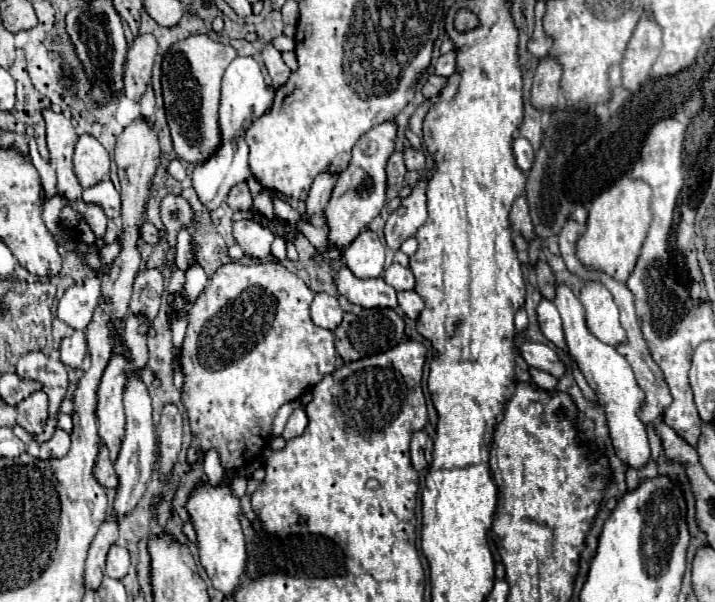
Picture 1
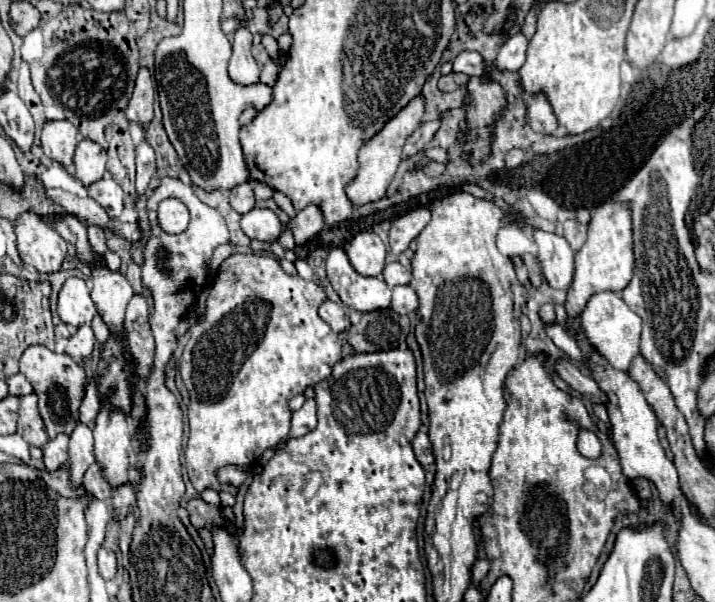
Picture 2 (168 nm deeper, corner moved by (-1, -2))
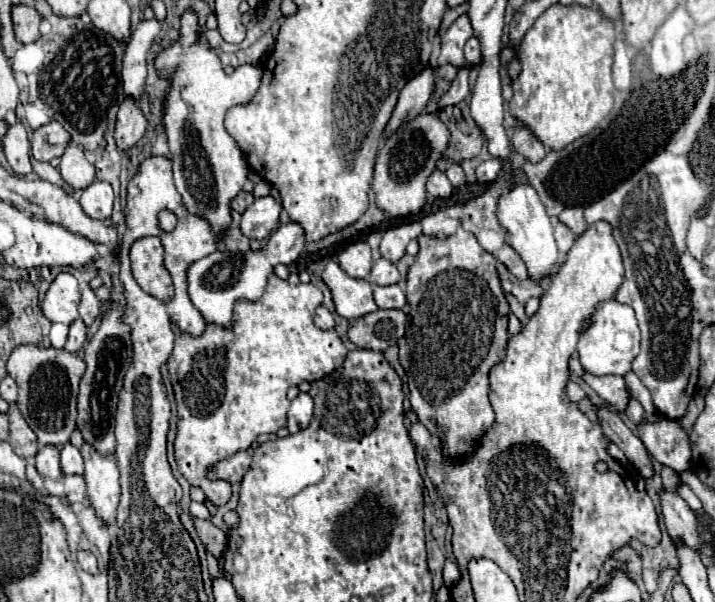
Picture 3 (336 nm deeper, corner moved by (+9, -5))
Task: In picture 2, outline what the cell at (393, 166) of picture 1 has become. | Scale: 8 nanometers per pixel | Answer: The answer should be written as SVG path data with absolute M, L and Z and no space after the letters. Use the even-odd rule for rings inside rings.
M440 114L436 120L424 122L424 124L422 124L422 126L408 138L408 142L406 142L406 146L404 146L404 158L416 156L418 152L424 150L424 146L426 146L426 144L434 138L434 134L438 132L440 122L442 122L442 116L444 116L444 114Z

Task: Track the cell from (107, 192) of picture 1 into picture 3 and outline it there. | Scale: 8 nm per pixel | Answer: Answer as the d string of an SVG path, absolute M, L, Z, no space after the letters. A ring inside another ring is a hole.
M94 181L82 191L80 205L86 215L96 217L96 219L106 219L112 215L112 203L114 203L114 193L110 183L104 181Z

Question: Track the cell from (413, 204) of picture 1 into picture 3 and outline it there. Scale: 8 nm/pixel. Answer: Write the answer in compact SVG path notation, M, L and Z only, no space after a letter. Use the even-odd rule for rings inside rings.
M418 221L384 231L384 237L382 237L382 243L380 243L382 257L396 263L406 253L408 241L416 239L418 235L422 235L422 227L420 227Z

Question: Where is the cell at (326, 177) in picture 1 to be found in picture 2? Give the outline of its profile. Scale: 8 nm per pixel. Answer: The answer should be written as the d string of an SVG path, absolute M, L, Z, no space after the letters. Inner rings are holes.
M314 204L296 212L296 218L292 218L292 234L296 246L302 246L308 240L312 240L322 228L324 228L324 218L320 208Z

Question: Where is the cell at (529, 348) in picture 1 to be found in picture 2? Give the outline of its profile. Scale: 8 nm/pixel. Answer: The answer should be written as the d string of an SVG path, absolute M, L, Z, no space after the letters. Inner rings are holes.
M558 360L556 364L556 372L572 386L572 390L580 392L584 398L588 398L592 404L608 404L608 396L604 390L600 390L600 386L596 384L596 380L590 374L584 374L576 364L568 362L568 360Z

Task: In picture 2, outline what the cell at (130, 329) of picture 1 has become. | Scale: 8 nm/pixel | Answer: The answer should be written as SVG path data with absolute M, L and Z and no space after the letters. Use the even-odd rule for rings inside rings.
M102 404L94 426L94 456L112 488L118 488L130 480L130 436L132 428L126 416L110 404Z

